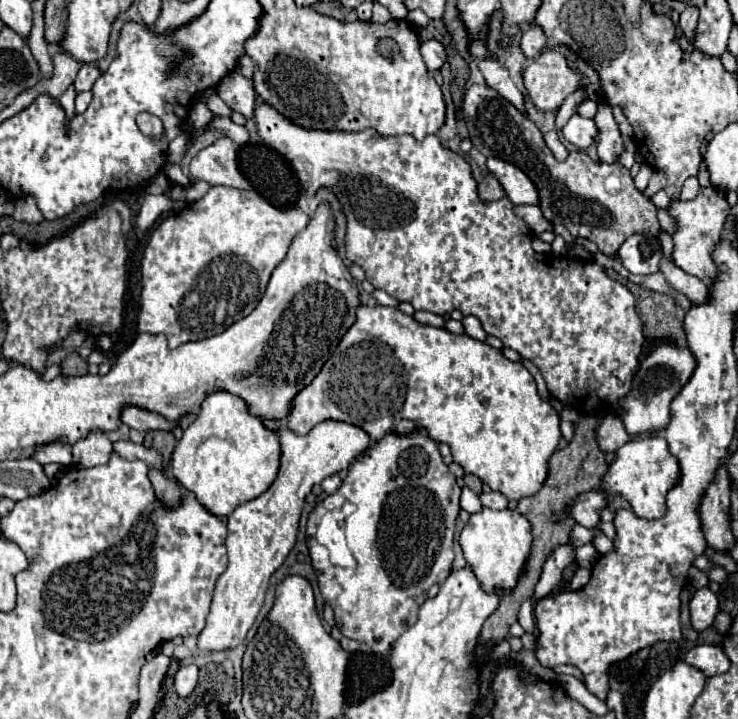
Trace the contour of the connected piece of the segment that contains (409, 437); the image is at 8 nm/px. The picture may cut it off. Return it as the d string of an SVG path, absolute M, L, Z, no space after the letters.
M413 430L409 434L387 432L379 442L371 444L349 468L339 490L325 496L315 506L307 520L307 546L319 590L325 602L331 604L343 636L365 642L373 652L385 654L393 648L395 638L417 622L417 610L419 604L425 602L427 590L433 584L443 582L451 572L459 496L461 488L457 478L443 462L437 442L427 434Z

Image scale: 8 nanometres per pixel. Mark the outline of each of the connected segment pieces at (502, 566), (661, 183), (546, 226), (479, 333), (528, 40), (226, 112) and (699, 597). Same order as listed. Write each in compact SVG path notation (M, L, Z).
M483 508L481 512L471 514L461 530L459 542L465 560L477 574L481 586L485 586L485 590L499 588L501 592L505 592L505 586L513 586L513 582L517 582L517 570L521 570L521 562L525 562L525 554L529 554L531 526L529 520L517 510Z
M655 170L655 172L653 172L653 178L649 180L647 188L643 190L643 196L645 196L645 198L651 198L655 192L659 192L659 190L663 190L663 188L665 188L665 182L667 182L665 174L661 174L659 170Z
M519 204L519 206L513 206L513 208L515 208L515 214L521 216L521 218L529 224L529 228L531 228L535 234L541 234L541 232L545 232L545 230L551 230L551 224L543 218L539 206Z
M465 316L463 318L463 326L465 326L465 332L471 336L471 338L477 338L477 340L485 340L485 330L481 328L481 324L479 324L479 320L475 318L475 316Z
M527 26L527 30L523 30L523 36L521 36L521 48L525 52L525 56L535 56L539 54L543 48L545 48L545 34L543 34L543 28L541 26Z
M213 94L213 96L209 98L207 106L209 106L209 110L211 110L215 116L231 116L231 108L229 108L217 94Z
M709 588L697 590L689 600L689 612L691 612L691 626L697 632L703 632L713 624L715 614L719 612L717 596Z

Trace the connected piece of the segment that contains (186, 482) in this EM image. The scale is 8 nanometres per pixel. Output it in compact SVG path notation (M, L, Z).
M217 390L203 400L199 416L183 432L183 438L175 444L171 458L171 476L183 488L193 490L197 494L197 500L207 510L213 510L213 514L227 518L239 504L261 496L273 484L273 478L277 478L279 472L279 458L281 458L281 444L277 432L265 428L263 418L253 416L243 398L229 394L225 390Z

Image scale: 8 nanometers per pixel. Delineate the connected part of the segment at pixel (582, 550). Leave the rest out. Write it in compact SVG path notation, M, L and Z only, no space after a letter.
M583 544L583 546L577 548L575 560L577 560L577 564L579 564L581 568L589 568L589 570L591 570L593 564L597 562L597 558L599 558L599 552L595 550L593 544Z

